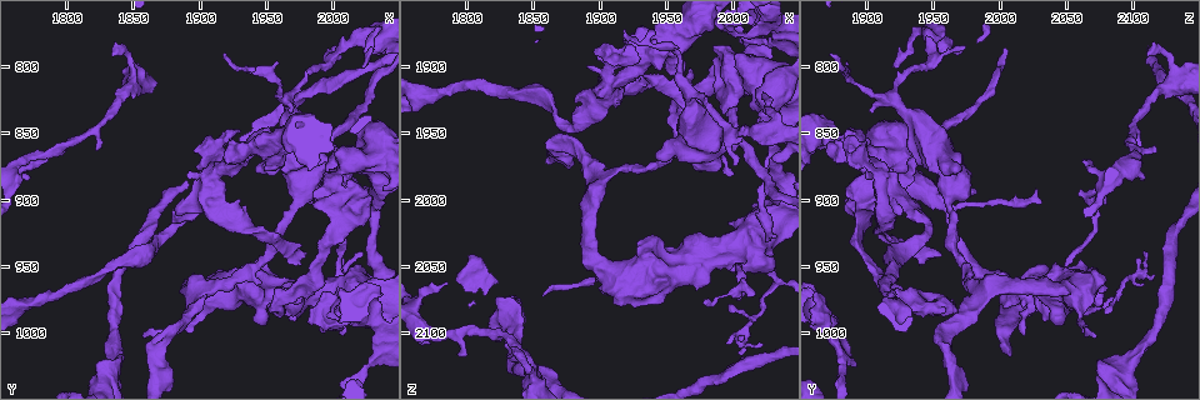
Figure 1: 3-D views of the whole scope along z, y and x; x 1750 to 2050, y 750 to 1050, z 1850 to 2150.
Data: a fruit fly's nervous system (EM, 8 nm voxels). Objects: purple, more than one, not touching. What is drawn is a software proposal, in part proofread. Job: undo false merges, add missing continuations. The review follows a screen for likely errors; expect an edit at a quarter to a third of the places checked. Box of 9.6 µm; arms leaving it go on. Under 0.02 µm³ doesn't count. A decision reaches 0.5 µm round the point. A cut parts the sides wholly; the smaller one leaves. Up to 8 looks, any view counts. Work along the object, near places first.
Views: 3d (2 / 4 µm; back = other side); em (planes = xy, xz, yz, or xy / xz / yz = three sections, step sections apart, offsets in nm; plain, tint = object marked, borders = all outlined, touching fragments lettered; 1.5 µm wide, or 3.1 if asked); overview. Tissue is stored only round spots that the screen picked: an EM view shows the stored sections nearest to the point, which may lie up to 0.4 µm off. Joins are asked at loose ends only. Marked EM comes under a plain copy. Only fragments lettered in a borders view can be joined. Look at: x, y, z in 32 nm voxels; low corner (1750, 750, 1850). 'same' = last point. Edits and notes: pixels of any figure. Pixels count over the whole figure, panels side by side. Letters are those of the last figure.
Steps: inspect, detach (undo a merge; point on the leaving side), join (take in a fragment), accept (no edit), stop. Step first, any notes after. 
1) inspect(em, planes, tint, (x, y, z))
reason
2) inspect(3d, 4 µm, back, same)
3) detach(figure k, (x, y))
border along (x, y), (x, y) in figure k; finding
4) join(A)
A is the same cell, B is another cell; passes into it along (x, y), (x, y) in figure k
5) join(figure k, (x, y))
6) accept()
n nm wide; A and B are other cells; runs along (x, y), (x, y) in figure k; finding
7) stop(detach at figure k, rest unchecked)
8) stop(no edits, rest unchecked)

inspect(em, xz, step 4, tint, (1906, 890, 1914))
sharp bend

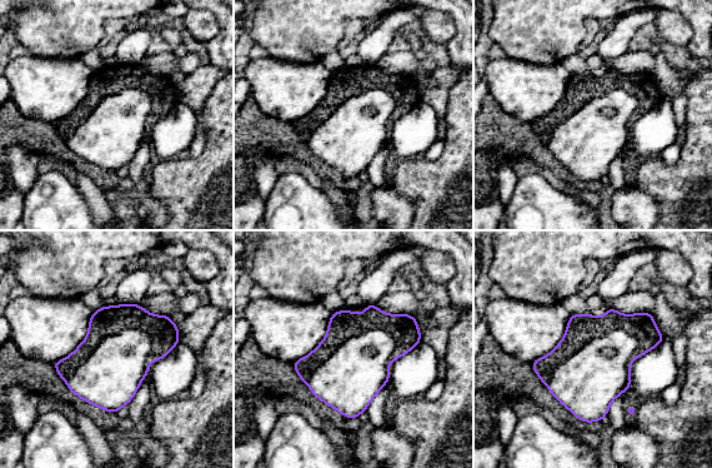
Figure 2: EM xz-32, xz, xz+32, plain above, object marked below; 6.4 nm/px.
inspect(em, planes, borders, same)

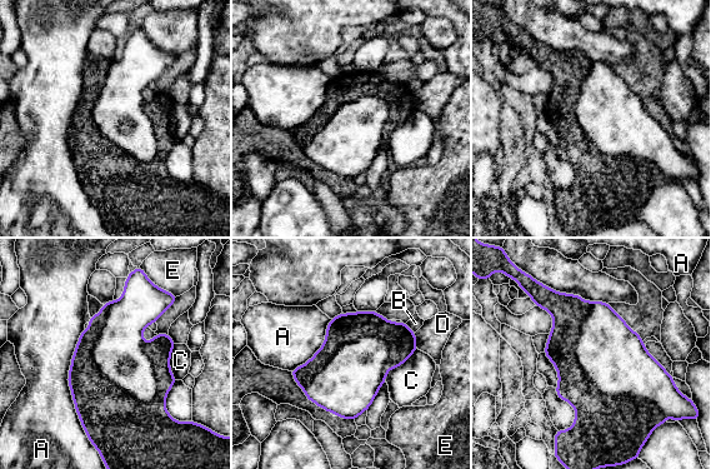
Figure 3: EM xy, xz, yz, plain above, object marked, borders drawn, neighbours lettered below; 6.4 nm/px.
detach(figure 3, (101, 407))
480 nm wide; A, B, C, D and E are other cells; border along (100, 312), (98, 372), (151, 402) in figure 3; a second cell is stuck on

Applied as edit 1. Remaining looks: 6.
inspect(overview)

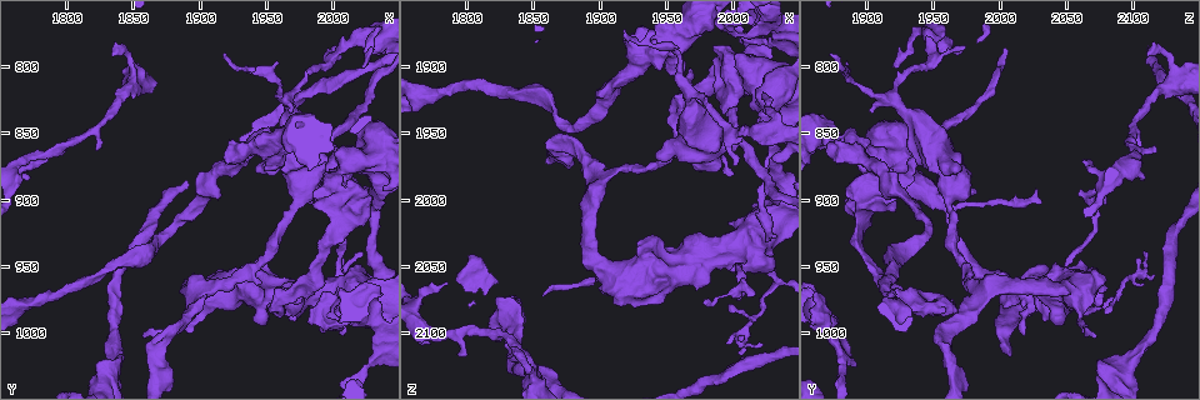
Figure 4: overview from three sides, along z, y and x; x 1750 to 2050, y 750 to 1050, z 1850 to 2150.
inspect(em, yz, step 8, tint, (1770, 884, 2106))
branch stops here

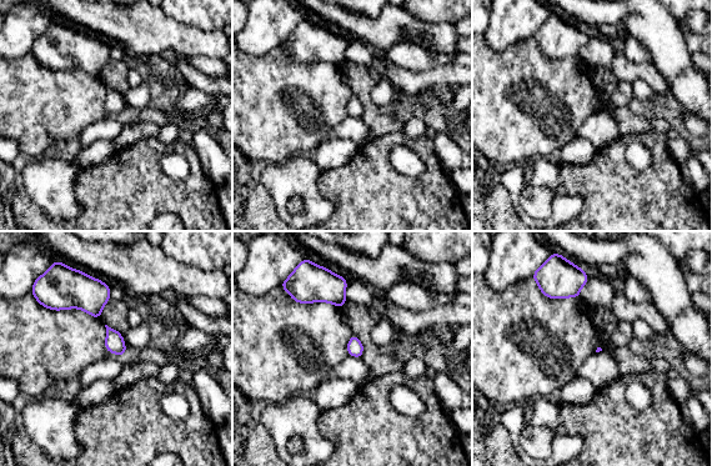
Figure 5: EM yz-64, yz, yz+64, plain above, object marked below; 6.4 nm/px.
inspect(em, planes, tint, same)
cut it another way

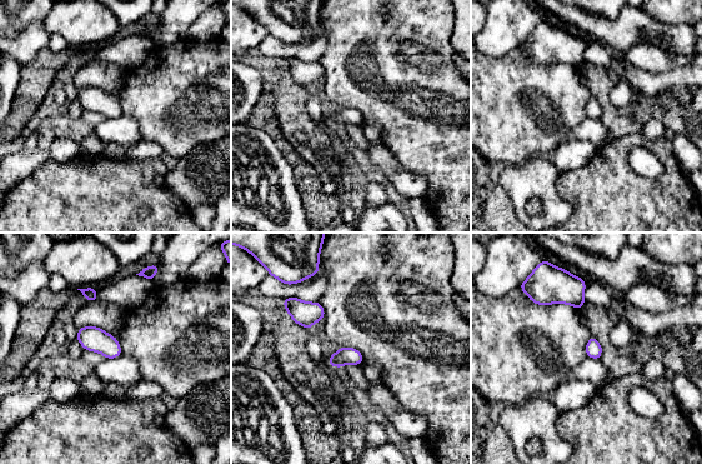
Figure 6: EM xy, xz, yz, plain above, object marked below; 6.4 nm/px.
inspect(em, planes, borders, same)

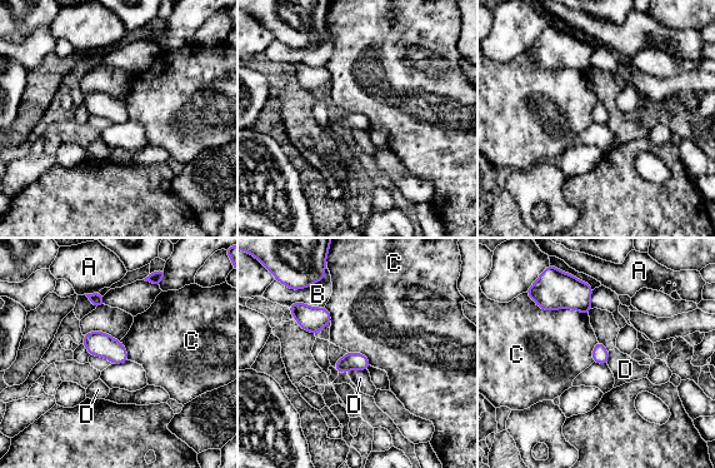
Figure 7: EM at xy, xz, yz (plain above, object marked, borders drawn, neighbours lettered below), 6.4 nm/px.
accept()
C touches over 380 nm; A, B, C and D are other cells; border along (533, 300), (588, 314) in figure 7; no lettered fragment goes on from it

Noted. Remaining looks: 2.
stop(detach at figure 3, rest unchecked)

